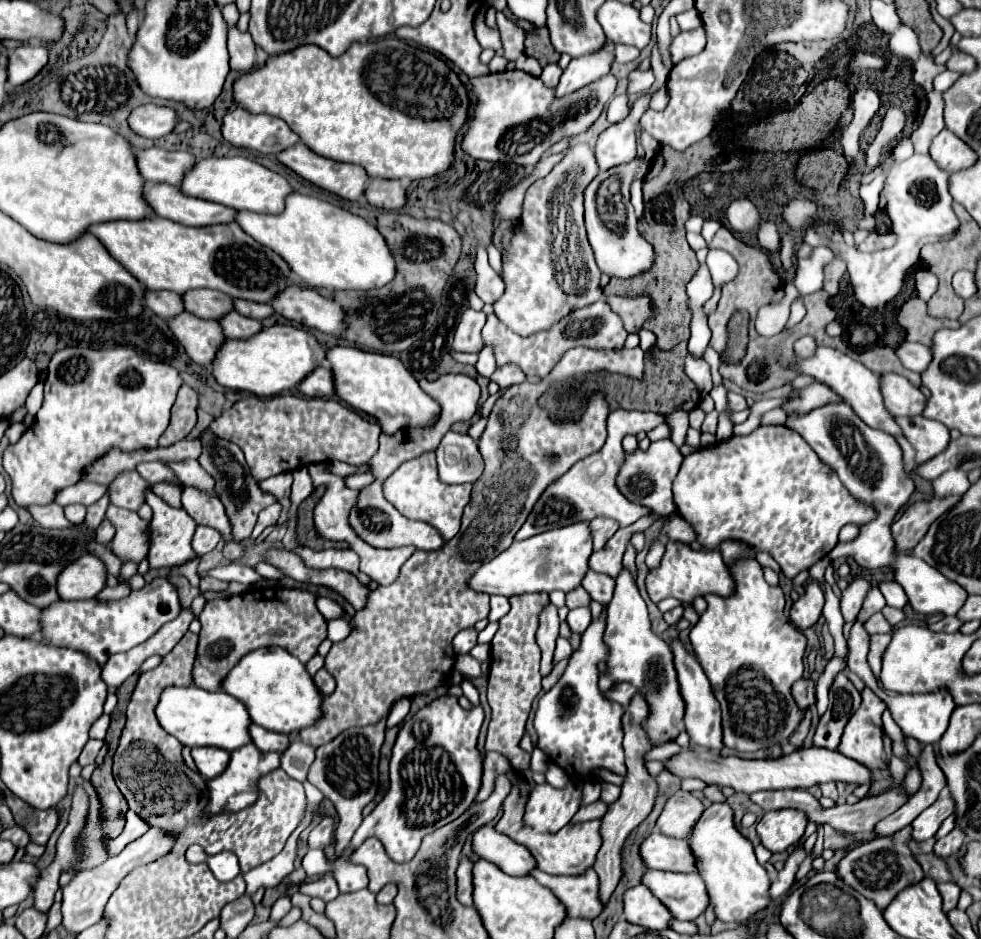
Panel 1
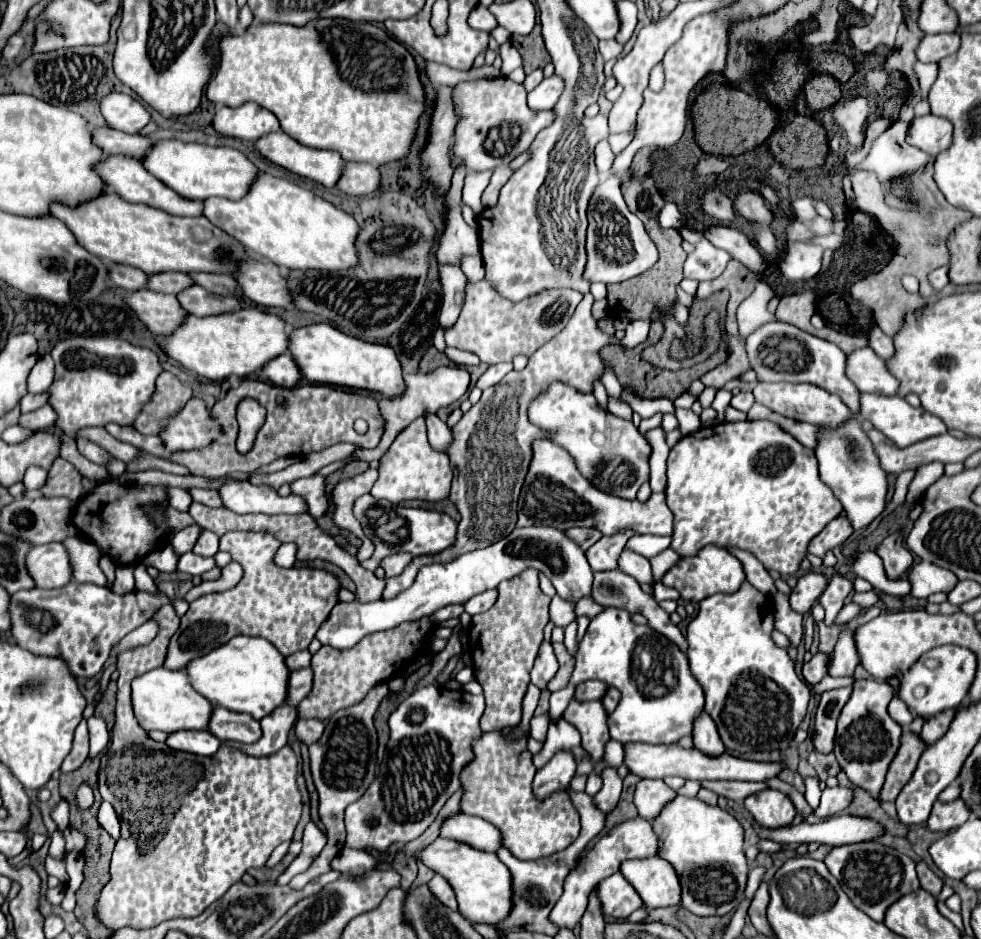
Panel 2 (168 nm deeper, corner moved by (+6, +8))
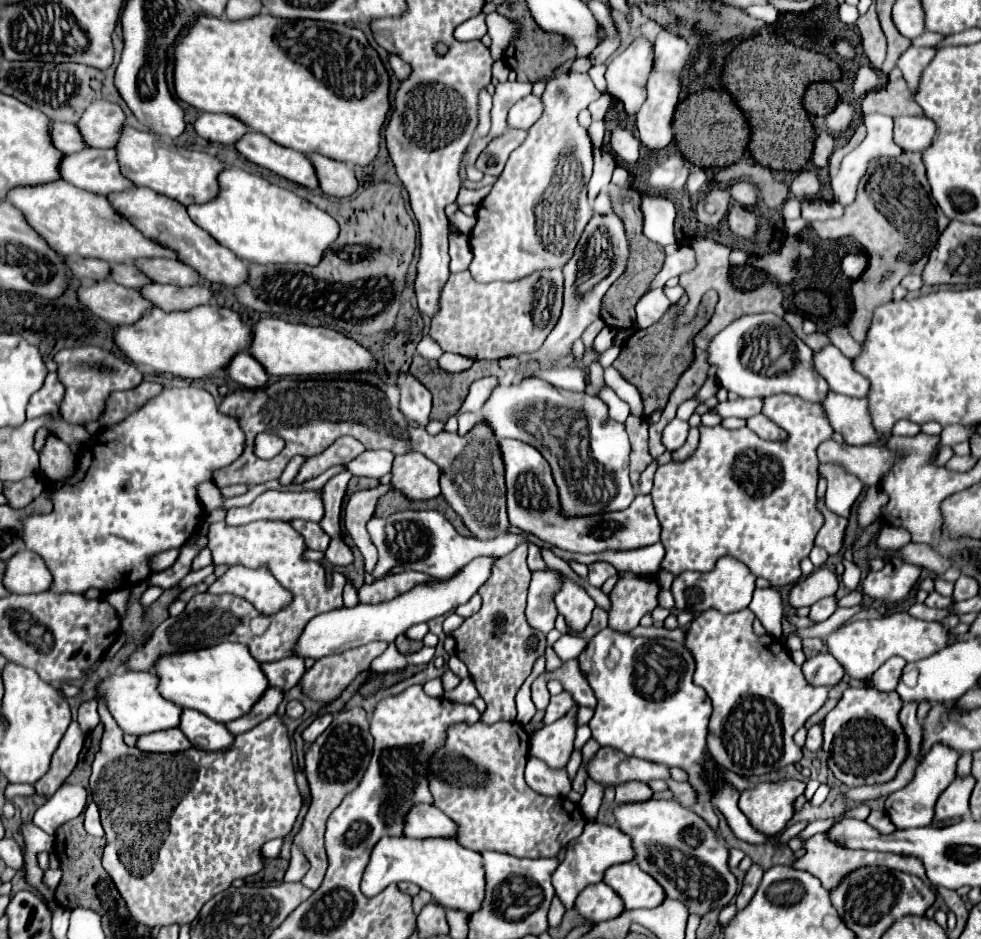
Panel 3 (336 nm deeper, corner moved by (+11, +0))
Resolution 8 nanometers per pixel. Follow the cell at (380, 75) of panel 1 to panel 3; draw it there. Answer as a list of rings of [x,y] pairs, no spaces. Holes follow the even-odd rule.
[[[266,12],[240,22],[198,18],[176,42],[174,86],[178,98],[200,112],[232,114],[242,118],[250,130],[262,132],[280,146],[304,154],[316,152],[356,166],[374,162],[382,142],[382,128],[392,114],[390,74],[362,30],[318,20],[276,20]]]

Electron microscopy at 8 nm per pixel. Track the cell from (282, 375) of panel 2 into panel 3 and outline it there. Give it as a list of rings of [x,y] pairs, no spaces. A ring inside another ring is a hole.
[[[248,352],[234,356],[230,368],[226,368],[230,378],[246,388],[266,388],[268,386],[268,372],[266,368]]]

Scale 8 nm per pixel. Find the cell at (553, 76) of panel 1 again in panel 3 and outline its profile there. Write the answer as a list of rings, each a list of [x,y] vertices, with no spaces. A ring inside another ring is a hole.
[[[502,82],[496,86],[494,92],[494,106],[492,106],[492,128],[488,134],[490,138],[500,136],[506,130],[506,114],[508,110],[524,96],[528,96],[532,92],[532,84],[530,82]]]

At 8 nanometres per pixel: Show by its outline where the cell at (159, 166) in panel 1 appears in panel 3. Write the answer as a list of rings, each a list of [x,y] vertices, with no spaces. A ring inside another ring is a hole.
[[[54,122],[54,126],[52,126],[52,142],[64,154],[74,154],[74,152],[80,152],[80,150],[90,148],[86,144],[86,140],[82,138],[78,126],[64,124],[64,122]]]

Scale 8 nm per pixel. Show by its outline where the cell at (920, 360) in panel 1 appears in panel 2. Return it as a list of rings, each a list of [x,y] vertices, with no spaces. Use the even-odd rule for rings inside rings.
[[[873,326],[873,328],[869,330],[867,338],[869,338],[869,348],[873,348],[873,352],[875,352],[877,356],[881,356],[881,358],[893,356],[893,352],[895,352],[895,350],[893,350],[893,338],[887,336],[887,334],[883,334],[877,326]]]

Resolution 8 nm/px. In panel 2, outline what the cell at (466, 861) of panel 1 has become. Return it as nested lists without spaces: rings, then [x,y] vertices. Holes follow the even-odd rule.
[[[439,874],[433,876],[433,880],[429,882],[429,892],[433,892],[433,896],[437,896],[437,900],[441,900],[441,904],[445,904],[447,908],[457,910],[455,894],[443,876],[439,876]]]

